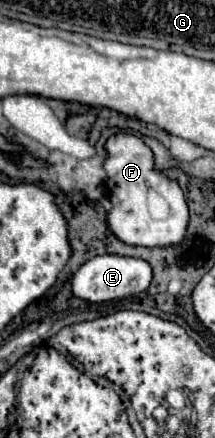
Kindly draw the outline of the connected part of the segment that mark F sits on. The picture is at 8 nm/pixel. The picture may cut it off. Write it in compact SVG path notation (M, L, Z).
M119 133L113 135L107 141L107 159L105 159L105 171L109 175L107 179L107 203L111 205L107 213L107 223L111 231L127 245L141 245L141 247L171 247L171 245L181 245L187 233L189 225L189 209L183 197L181 187L177 181L171 181L165 177L165 173L159 173L153 169L153 153L151 149L135 135L129 133Z

